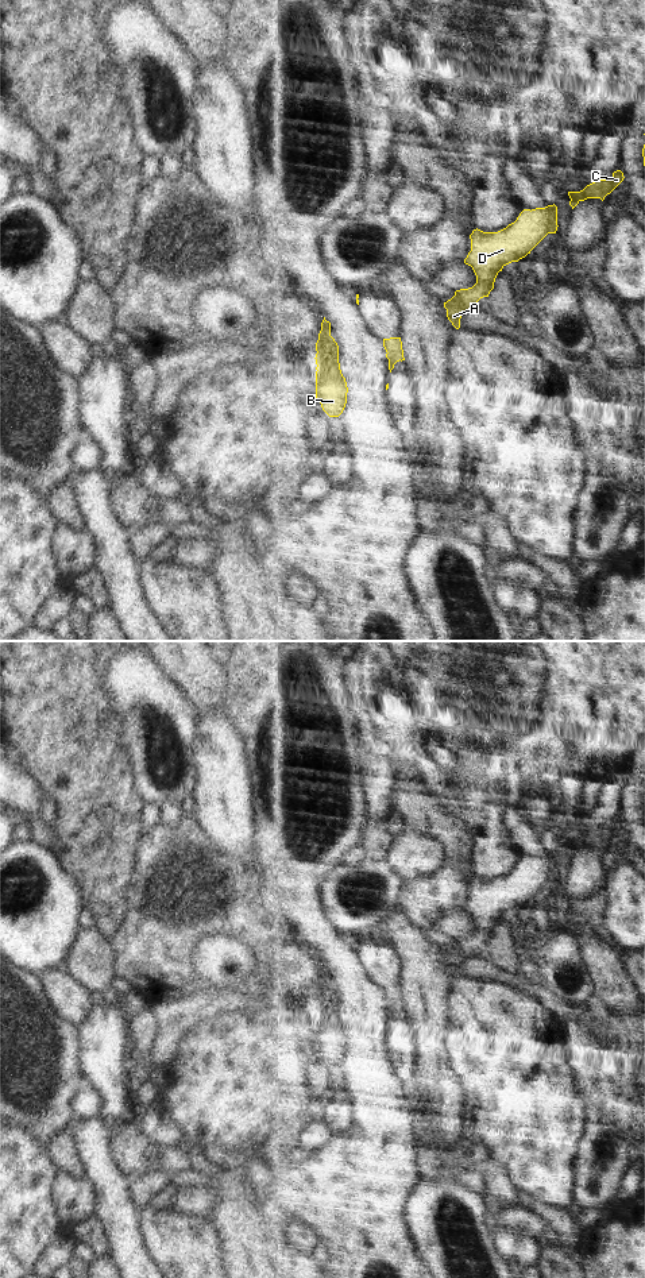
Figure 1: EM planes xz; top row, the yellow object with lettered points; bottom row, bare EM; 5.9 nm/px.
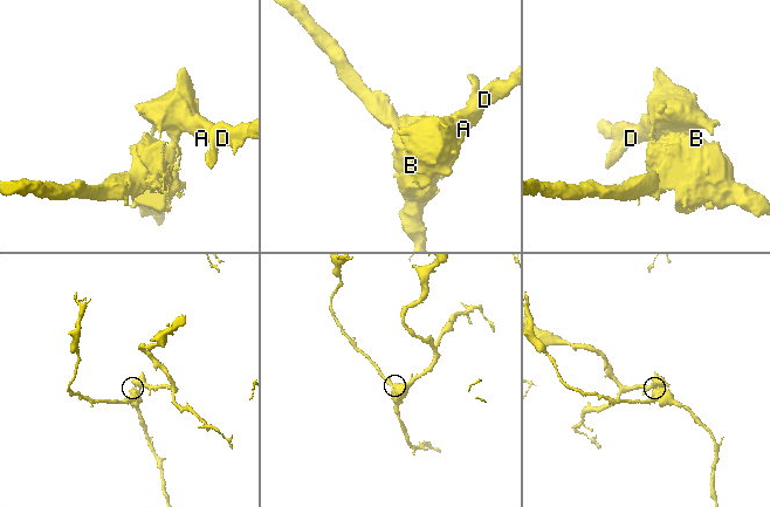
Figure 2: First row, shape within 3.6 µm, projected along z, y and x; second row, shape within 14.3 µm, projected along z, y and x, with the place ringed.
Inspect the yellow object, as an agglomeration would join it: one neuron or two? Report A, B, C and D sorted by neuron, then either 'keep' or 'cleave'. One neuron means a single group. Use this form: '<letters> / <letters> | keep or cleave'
A C D / B | cleave

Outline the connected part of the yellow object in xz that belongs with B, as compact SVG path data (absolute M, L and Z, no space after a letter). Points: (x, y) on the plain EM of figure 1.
M322 968L316 991L316 1047L329 1065L339 1065L347 1051L347 1030L339 1011L339 993L331 984L331 970Z

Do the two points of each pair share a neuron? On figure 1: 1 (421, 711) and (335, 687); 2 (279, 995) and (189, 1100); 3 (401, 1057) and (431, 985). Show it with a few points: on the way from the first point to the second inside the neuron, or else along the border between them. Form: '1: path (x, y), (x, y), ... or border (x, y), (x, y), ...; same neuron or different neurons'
1: border (344, 661), (348, 702), (358, 719); different neurons
2: border (301, 1008), (267, 1006), (239, 1010); different neurons
3: border (404, 1008), (414, 1030), (417, 1058); different neurons

